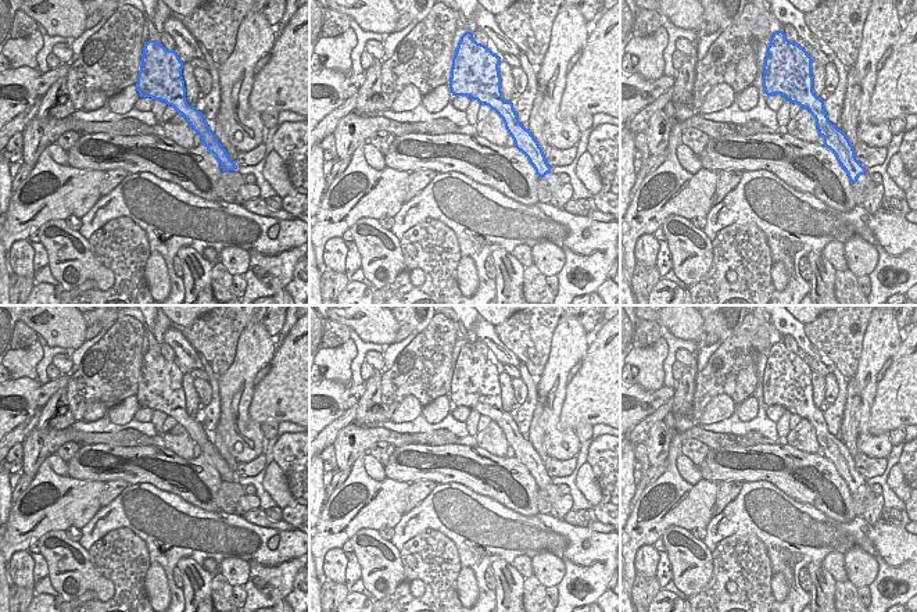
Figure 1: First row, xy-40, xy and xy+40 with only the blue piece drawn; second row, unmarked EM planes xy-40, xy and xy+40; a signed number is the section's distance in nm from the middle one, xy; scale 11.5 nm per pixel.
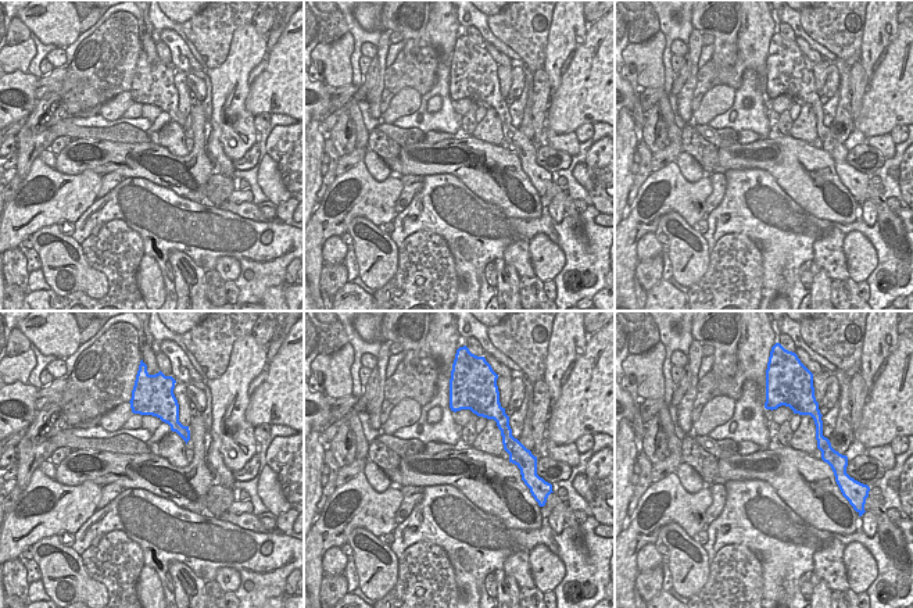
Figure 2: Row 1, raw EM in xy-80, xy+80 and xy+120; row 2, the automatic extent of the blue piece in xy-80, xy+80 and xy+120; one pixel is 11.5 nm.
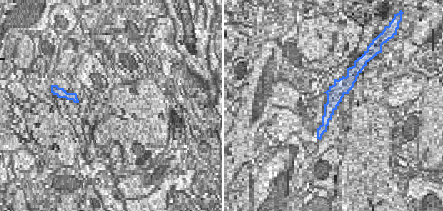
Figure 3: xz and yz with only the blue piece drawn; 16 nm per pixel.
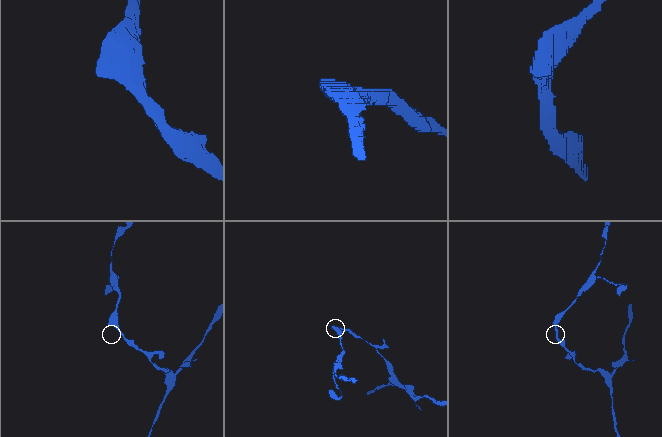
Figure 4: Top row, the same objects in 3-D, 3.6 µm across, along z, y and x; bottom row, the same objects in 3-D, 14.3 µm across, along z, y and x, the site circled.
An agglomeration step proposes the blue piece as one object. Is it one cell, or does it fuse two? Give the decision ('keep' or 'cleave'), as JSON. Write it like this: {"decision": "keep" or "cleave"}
{"decision": "keep"}

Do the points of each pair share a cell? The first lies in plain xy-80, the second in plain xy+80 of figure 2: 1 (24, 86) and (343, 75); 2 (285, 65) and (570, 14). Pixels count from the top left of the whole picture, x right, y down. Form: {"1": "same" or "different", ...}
{"1": "different", "2": "different"}

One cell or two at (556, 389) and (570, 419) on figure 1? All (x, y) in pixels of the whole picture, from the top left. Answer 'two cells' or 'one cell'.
two cells

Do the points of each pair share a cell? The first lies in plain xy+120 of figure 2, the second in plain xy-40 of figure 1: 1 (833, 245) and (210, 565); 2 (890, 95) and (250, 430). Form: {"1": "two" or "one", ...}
{"1": "one", "2": "two"}

